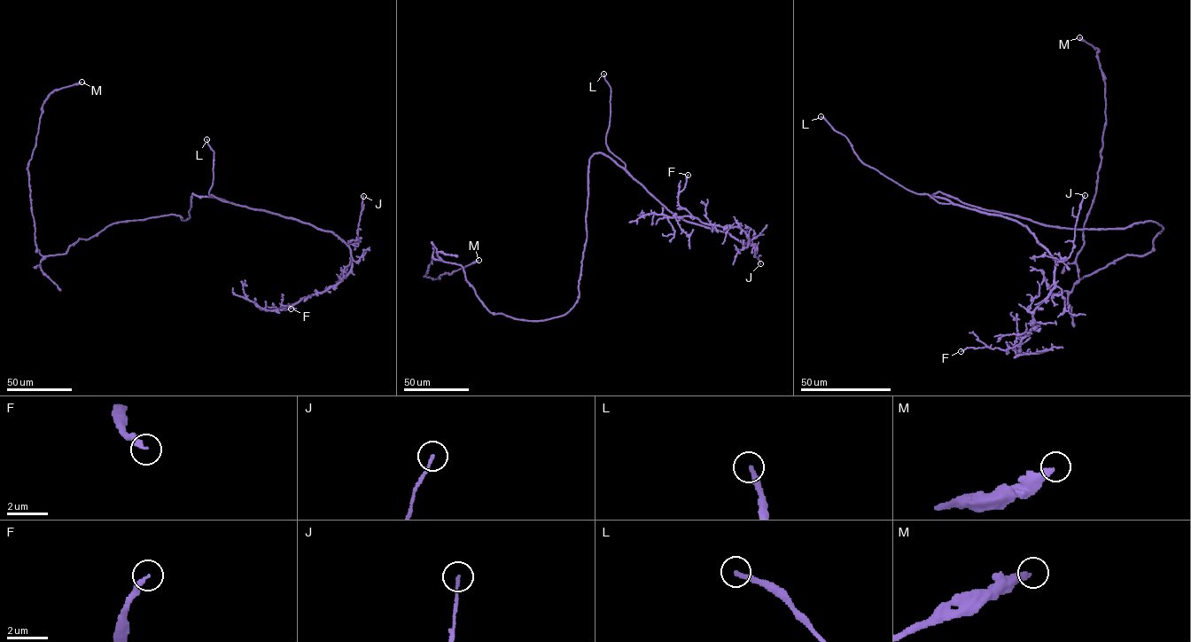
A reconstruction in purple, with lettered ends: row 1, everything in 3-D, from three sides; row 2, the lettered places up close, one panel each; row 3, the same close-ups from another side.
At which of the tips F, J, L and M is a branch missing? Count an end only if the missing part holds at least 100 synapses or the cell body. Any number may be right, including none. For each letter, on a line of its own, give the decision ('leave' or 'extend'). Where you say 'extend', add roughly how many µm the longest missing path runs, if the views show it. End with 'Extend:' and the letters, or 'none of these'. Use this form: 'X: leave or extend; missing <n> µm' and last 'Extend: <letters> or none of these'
F: leave
J: leave
L: extend; missing 5 µm
M: leave
Extend: L

